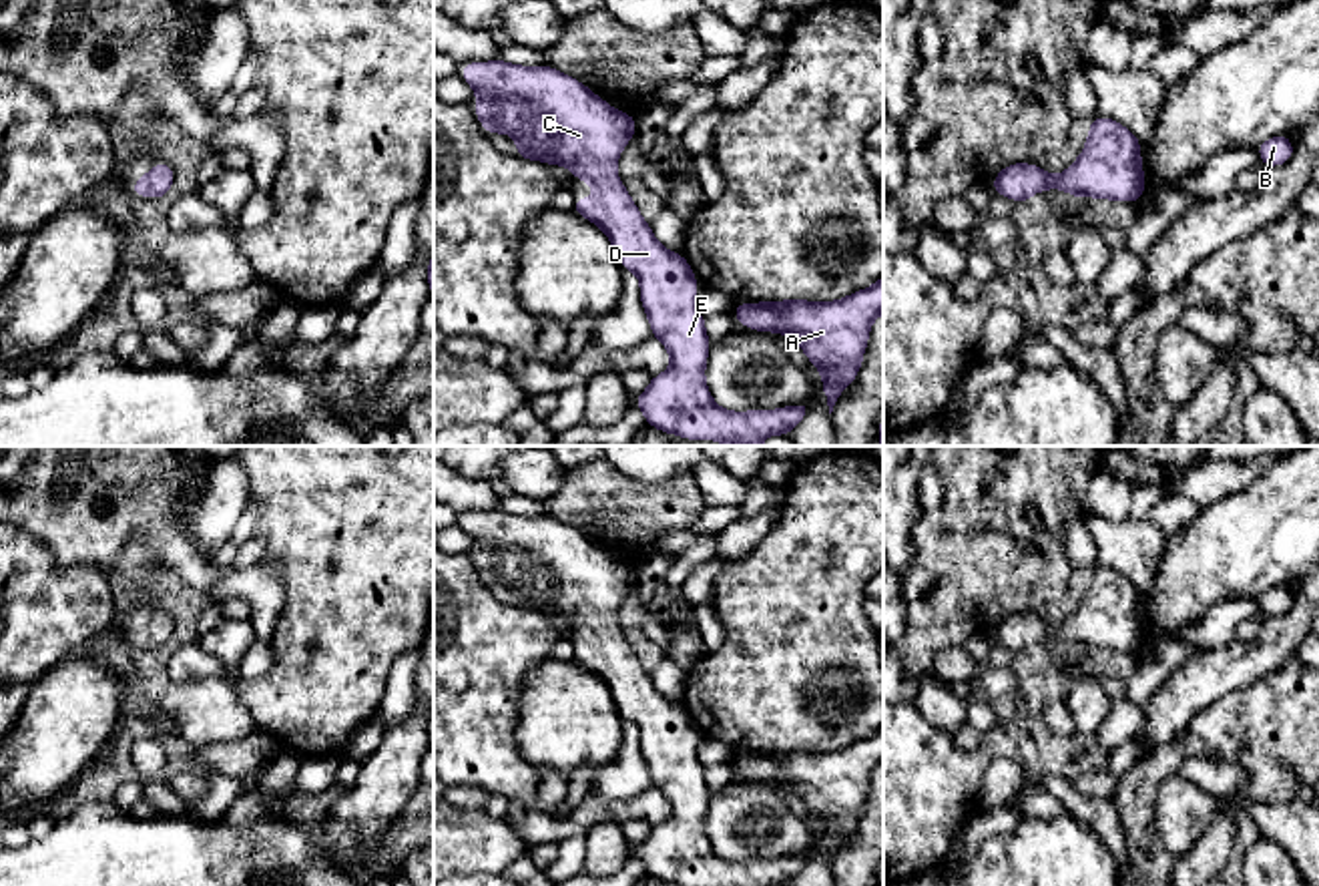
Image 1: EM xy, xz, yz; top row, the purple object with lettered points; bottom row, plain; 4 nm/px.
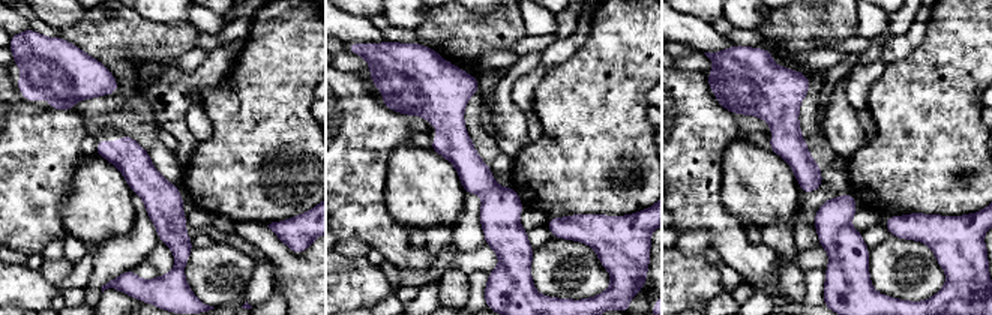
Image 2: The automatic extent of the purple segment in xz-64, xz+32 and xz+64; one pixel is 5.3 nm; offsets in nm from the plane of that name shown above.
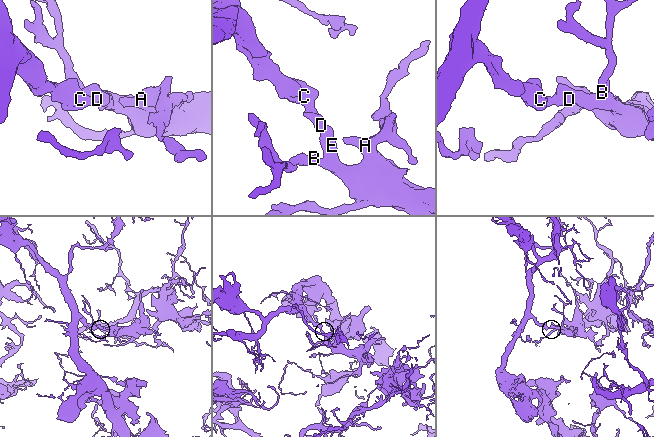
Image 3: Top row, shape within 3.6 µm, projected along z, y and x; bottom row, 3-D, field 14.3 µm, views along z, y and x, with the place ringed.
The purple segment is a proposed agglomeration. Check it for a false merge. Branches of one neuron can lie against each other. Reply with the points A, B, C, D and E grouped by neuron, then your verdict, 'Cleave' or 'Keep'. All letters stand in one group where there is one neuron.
Groups: A B C D E. Keep

